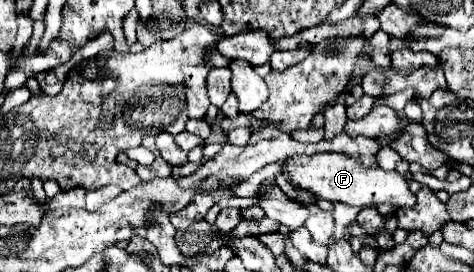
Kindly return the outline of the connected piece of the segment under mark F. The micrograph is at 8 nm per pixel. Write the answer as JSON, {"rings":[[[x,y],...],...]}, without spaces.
{"rings":[[[316,153],[312,157],[296,155],[282,163],[282,173],[288,177],[288,181],[312,191],[314,195],[320,195],[328,201],[342,201],[346,205],[366,207],[366,205],[380,205],[390,203],[396,207],[416,205],[416,195],[410,191],[408,181],[398,171],[386,171],[378,163],[372,167],[364,167],[364,163],[344,155],[344,153]]]}

